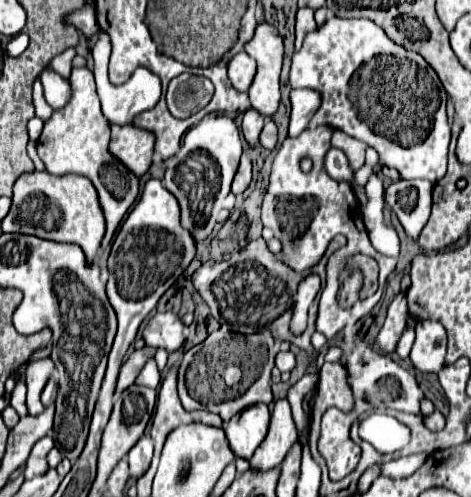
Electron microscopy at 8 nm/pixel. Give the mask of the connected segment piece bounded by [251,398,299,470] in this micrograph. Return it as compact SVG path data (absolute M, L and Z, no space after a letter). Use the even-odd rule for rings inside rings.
M285 398L275 400L269 434L263 440L263 444L257 448L255 456L251 458L251 468L267 470L279 466L287 456L287 452L291 450L291 446L297 442L297 438L299 436L291 414L291 404Z

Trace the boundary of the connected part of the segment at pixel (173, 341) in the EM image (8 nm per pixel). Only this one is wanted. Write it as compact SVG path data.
M173 312L155 314L143 330L143 340L149 346L165 348L167 352L175 352L185 342L185 324Z

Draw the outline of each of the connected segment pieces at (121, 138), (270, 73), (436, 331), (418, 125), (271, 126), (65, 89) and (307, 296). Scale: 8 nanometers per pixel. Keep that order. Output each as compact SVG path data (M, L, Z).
M111 126L111 154L137 176L147 174L153 162L155 136L137 126Z
M259 22L255 36L245 44L245 50L257 60L257 74L249 88L251 106L265 118L271 118L281 104L279 76L285 54L283 38L275 26Z
M435 320L417 322L417 338L411 350L411 362L419 372L439 372L443 368L447 334Z
M329 18L317 32L307 34L303 48L295 52L289 84L291 88L313 88L323 96L321 108L311 118L309 128L327 124L347 132L357 140L367 142L379 152L381 162L389 168L397 168L405 180L425 178L437 182L445 176L447 148L451 138L451 128L445 112L447 92L443 90L443 84L439 82L435 70L431 70L421 54L409 52L403 46L391 42L391 38L387 38L383 28L379 28L375 22Z
M265 120L265 128L261 132L261 146L273 150L277 144L277 124L273 120Z
M43 70L39 80L45 90L45 100L53 110L61 110L71 100L71 84L67 78L63 78L51 70Z
M307 274L297 288L297 294L293 302L293 317L291 321L291 331L295 335L301 334L307 326L309 306L313 304L317 292L321 288L321 280L317 274Z

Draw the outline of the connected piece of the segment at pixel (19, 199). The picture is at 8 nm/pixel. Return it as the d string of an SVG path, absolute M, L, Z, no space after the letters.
M31 172L15 182L13 206L9 216L3 220L3 232L21 232L45 240L77 244L85 252L87 264L93 264L105 234L105 218L97 190L89 178L77 174L53 176L49 172Z

